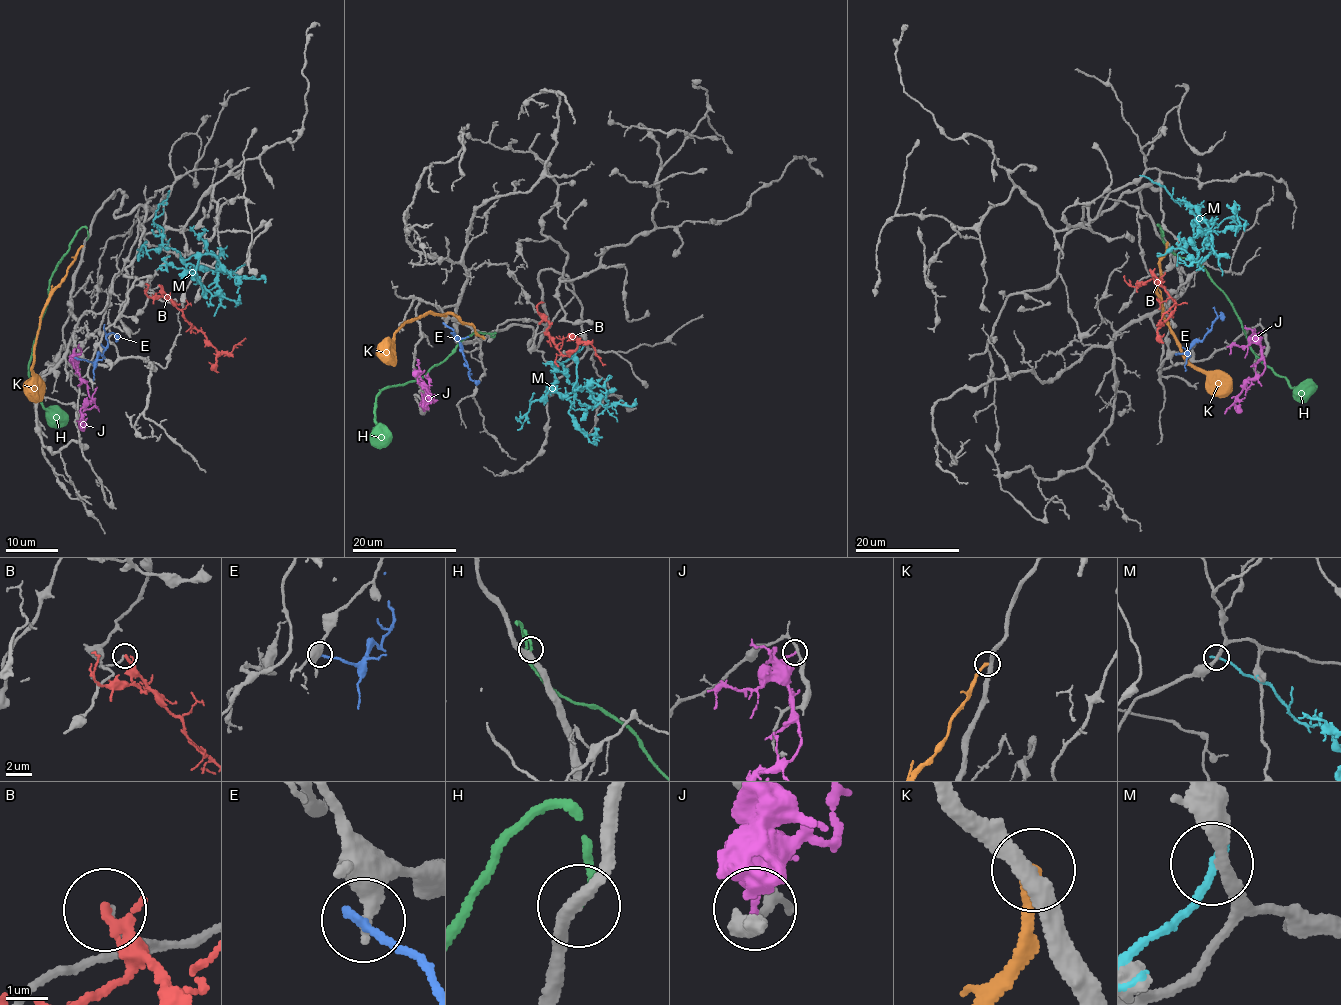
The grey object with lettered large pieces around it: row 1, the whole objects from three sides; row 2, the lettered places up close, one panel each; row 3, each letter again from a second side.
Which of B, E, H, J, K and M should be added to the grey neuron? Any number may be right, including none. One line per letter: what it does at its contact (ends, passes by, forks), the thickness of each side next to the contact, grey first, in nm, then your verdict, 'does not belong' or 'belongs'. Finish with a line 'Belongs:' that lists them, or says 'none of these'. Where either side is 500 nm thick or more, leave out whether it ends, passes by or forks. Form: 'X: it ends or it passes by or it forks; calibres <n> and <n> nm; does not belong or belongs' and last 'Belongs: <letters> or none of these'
B: it passes by; calibres 140 and 180 nm; does not belong
E: it ends; calibres 400 and 220 nm; does not belong
H: it ends; calibres 320 and 190 nm; belongs
J: it ends; calibres 240 and 170 nm; does not belong
K: it ends; calibres 360 and 300 nm; does not belong
M: it ends; calibres 260 and 200 nm; does not belong
Belongs: H

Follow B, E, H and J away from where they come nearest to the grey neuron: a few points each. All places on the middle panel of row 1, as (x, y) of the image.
B: (547, 330), (562, 354), (569, 356), (580, 344), (590, 343), (595, 355), (605, 364)
E: (445, 324), (454, 332), (469, 370), (468, 377), (474, 381)
H: (491, 336), (495, 333), (476, 331), (428, 372), (381, 390), (373, 419), (387, 433), (383, 446)
J: (424, 410), (420, 404), (427, 409), (424, 407), (428, 392), (418, 377), (418, 359)

